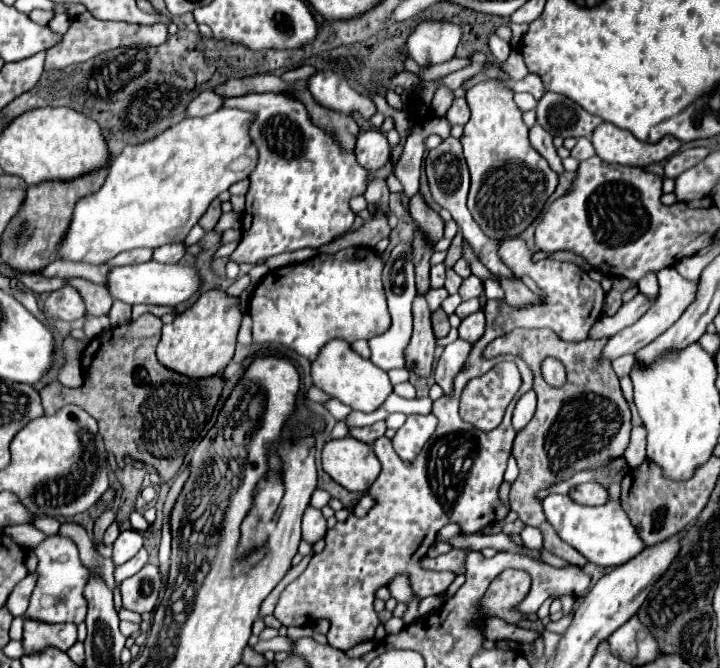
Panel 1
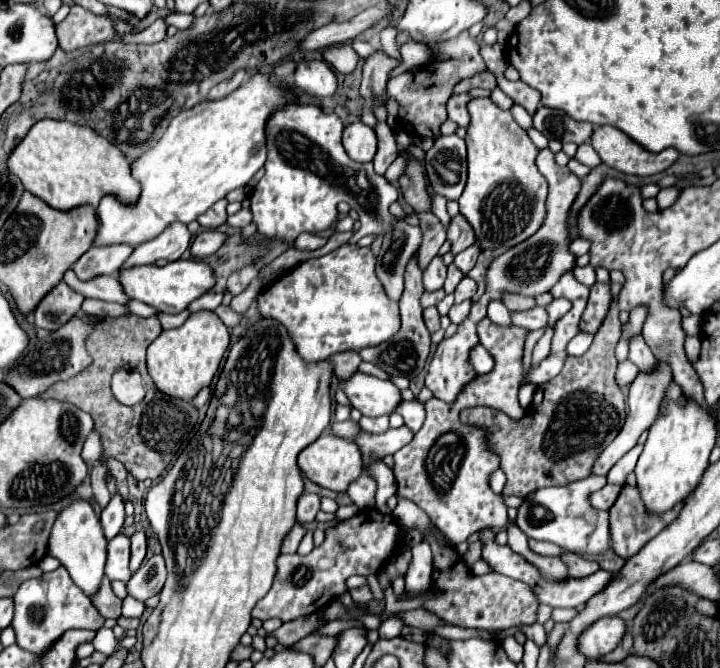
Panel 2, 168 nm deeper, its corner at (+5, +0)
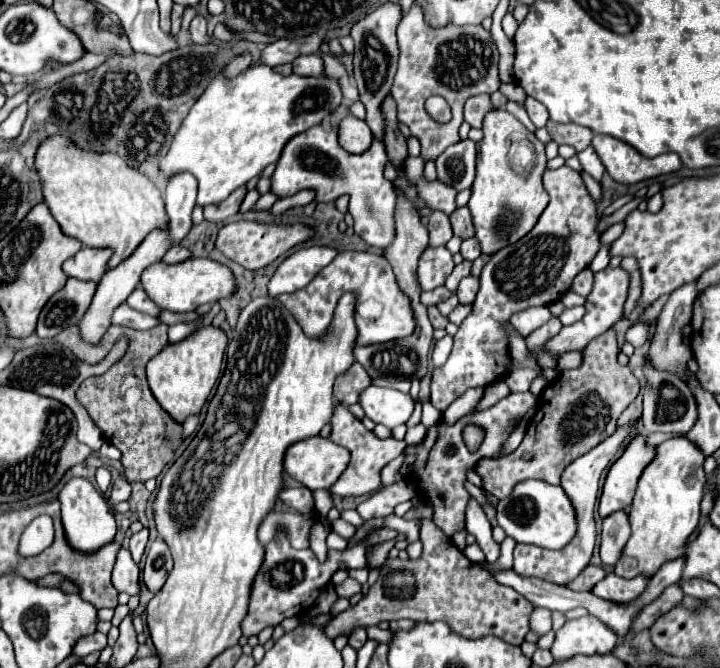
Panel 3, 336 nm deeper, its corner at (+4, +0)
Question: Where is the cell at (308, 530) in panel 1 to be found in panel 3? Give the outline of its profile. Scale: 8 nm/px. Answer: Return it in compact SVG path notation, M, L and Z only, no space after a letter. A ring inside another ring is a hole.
M298 487L298 489L284 489L280 493L280 499L290 505L292 509L296 509L298 513L312 513L314 511L314 493L306 487Z

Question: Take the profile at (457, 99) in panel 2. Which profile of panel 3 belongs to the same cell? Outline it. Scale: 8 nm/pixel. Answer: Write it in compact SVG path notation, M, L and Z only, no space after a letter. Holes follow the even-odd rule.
M476 95L470 97L464 105L464 121L470 123L470 127L480 129L482 127L482 119L484 115L492 109L490 105L490 95Z

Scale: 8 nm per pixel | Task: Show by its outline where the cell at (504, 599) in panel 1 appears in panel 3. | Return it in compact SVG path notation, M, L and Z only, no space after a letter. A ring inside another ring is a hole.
M420 519L420 541L424 553L418 561L384 561L378 581L368 589L368 595L354 607L336 615L324 631L328 637L350 635L356 627L378 625L380 621L412 619L412 621L444 621L448 627L468 639L496 635L510 645L522 645L528 633L528 621L534 605L520 597L512 587L500 585L488 571L472 563L452 543L442 529L430 519Z

